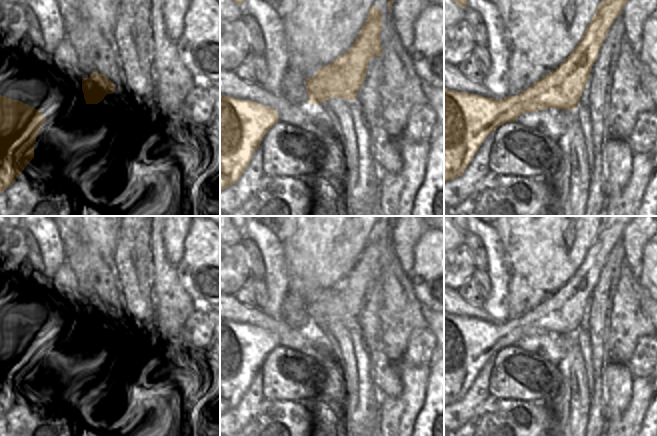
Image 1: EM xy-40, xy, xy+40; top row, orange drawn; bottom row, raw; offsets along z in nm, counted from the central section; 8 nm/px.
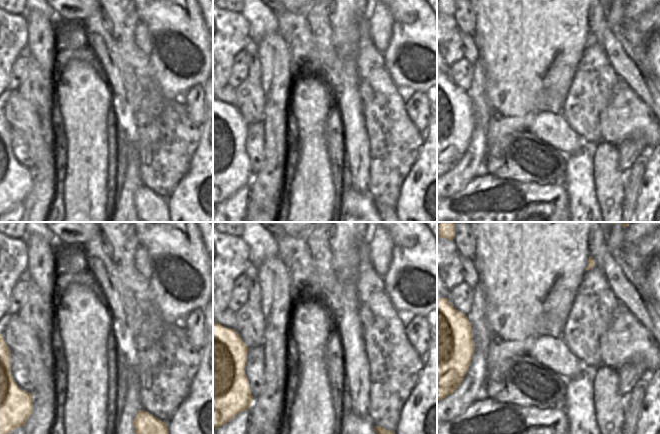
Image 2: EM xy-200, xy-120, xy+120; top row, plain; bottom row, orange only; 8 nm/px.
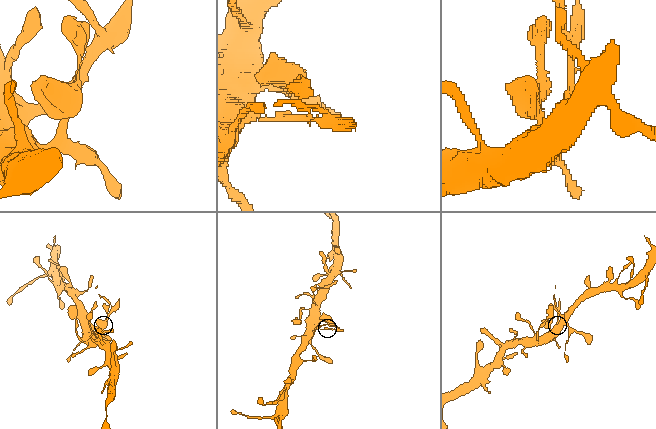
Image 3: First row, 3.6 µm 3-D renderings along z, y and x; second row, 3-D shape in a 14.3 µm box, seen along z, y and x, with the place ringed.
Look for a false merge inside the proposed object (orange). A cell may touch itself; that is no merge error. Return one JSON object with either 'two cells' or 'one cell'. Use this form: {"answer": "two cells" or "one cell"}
{"answer": "two cells"}

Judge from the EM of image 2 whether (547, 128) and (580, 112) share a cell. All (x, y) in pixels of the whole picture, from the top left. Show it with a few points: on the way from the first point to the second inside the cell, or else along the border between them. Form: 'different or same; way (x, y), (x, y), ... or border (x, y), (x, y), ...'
different; border (561, 113), (566, 123), (580, 137)

